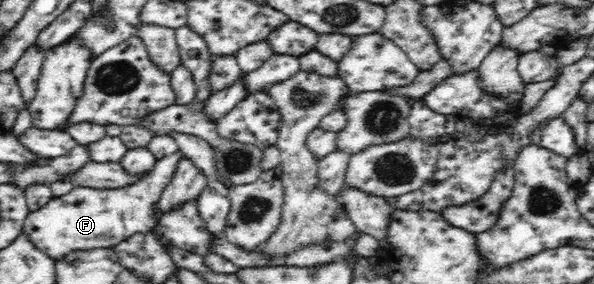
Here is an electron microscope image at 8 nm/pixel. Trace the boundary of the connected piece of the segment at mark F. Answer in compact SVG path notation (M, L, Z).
M179 150L155 162L153 168L144 173L137 182L118 189L95 189L75 187L36 212L30 212L23 224L23 233L49 258L59 260L73 250L93 248L111 249L139 232L152 232L156 226L156 208L165 186L177 170L184 154Z

